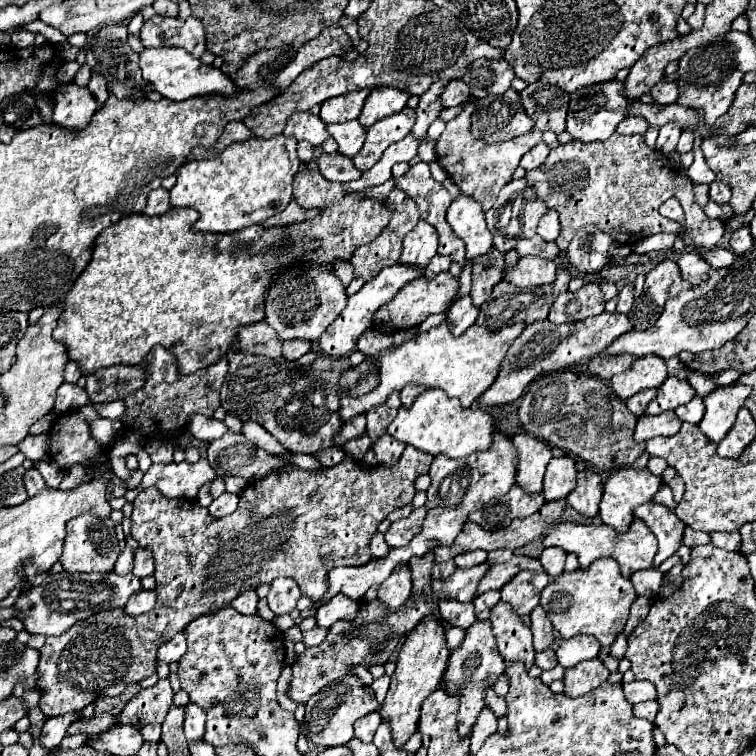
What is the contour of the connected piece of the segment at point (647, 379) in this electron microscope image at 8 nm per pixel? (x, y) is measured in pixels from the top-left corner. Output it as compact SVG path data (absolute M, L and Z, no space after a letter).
M648 355L648 357L638 357L628 371L614 375L608 383L616 397L628 399L640 389L660 387L666 377L668 377L668 371L666 371L664 359L656 355Z

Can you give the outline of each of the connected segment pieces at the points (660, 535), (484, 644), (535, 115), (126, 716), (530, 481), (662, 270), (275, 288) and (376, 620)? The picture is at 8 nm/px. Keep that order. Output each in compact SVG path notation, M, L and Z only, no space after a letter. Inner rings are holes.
M648 501L634 509L634 517L642 519L658 539L658 553L654 567L658 567L664 559L668 559L678 551L684 539L684 523L674 515L674 511L670 511L662 503Z
M488 619L474 621L472 627L466 629L464 643L456 651L450 653L448 667L446 667L446 673L442 677L442 683L444 683L444 687L448 689L450 695L456 695L456 693L462 695L460 713L458 713L458 733L460 733L460 737L464 737L464 735L468 735L472 731L476 715L480 713L482 707L486 707L484 687L492 685L504 669L506 669L506 665L504 665L502 657L500 657L500 653L496 651L496 643L492 639L492 627L490 627Z
M534 83L520 93L520 103L524 111L534 119L534 129L540 131L564 131L564 121L568 113L570 95L560 91L560 87Z
M160 679L154 687L142 689L134 699L130 699L122 715L114 717L116 723L126 723L134 727L144 727L148 723L162 723L168 707L172 705L172 687L168 679Z
M514 435L512 443L518 451L516 485L528 493L540 493L546 465L552 459L550 447L532 435Z
M664 259L662 263L658 263L652 271L646 273L644 295L634 301L634 307L628 313L634 329L642 331L656 323L664 303L686 289L690 289L690 285L680 277L680 269L672 259Z
M296 265L288 267L280 273L280 279L276 275L272 277L270 287L264 291L264 323L268 323L282 341L286 339L310 339L316 341L324 329L340 315L340 311L346 307L346 293L340 279L334 275L334 271L328 271L328 267L312 267L312 265Z
M412 595L404 607L400 607L394 613L388 613L380 601L370 601L370 603L360 603L360 613L354 621L340 621L334 623L328 631L328 637L324 639L322 645L306 649L304 655L298 657L298 661L292 667L292 683L290 683L290 697L298 703L306 703L314 693L318 693L322 687L328 683L334 683L336 679L344 677L348 669L356 663L362 665L374 665L380 663L384 665L394 649L398 647L400 639L412 631L420 619L430 615L430 607L420 599L420 595Z

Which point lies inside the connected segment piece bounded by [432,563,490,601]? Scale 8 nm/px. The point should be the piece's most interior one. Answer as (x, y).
(462, 584)

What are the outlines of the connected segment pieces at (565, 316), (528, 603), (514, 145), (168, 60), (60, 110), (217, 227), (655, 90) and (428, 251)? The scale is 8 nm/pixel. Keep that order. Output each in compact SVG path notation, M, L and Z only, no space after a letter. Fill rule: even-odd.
M586 283L576 293L560 293L550 309L548 319L552 323L570 323L582 321L604 311L604 297L598 283Z
M520 571L510 583L506 583L500 593L502 601L510 603L512 611L520 617L530 615L530 611L540 603L540 593L548 585L548 573Z
M466 101L460 115L456 115L452 121L446 123L444 133L436 141L436 159L446 169L450 179L460 187L460 191L480 201L484 211L488 211L494 205L498 191L510 181L510 175L518 167L518 161L522 159L522 155L542 141L542 133L528 131L526 135L514 137L510 141L488 145L484 141L474 139L472 133L468 131L468 117L472 115L472 111L474 111L474 103Z
M176 47L144 49L140 53L140 71L142 77L150 81L154 89L170 101L184 101L190 97L204 97L204 95L224 95L224 97L236 95L236 83L232 83L232 79L226 73L222 73L222 69L200 63L200 59L188 55L188 51L184 49Z
M76 83L60 85L52 95L52 123L68 131L86 127L96 109L98 105L90 91Z
M254 137L242 143L232 143L224 149L218 157L210 161L188 161L176 171L176 185L170 189L170 205L172 207L188 207L200 213L200 219L192 225L194 231L202 233L234 233L242 231L250 225L258 225L264 219L278 215L292 197L292 179L298 169L298 155L296 155L296 139L292 137L272 137L262 139Z
M656 83L656 87L652 87L650 95L654 97L656 105L670 105L678 97L678 87L674 83Z
M420 219L416 223L416 227L404 237L400 263L426 267L430 263L430 259L436 255L436 251L438 251L436 229L432 229L430 223Z

